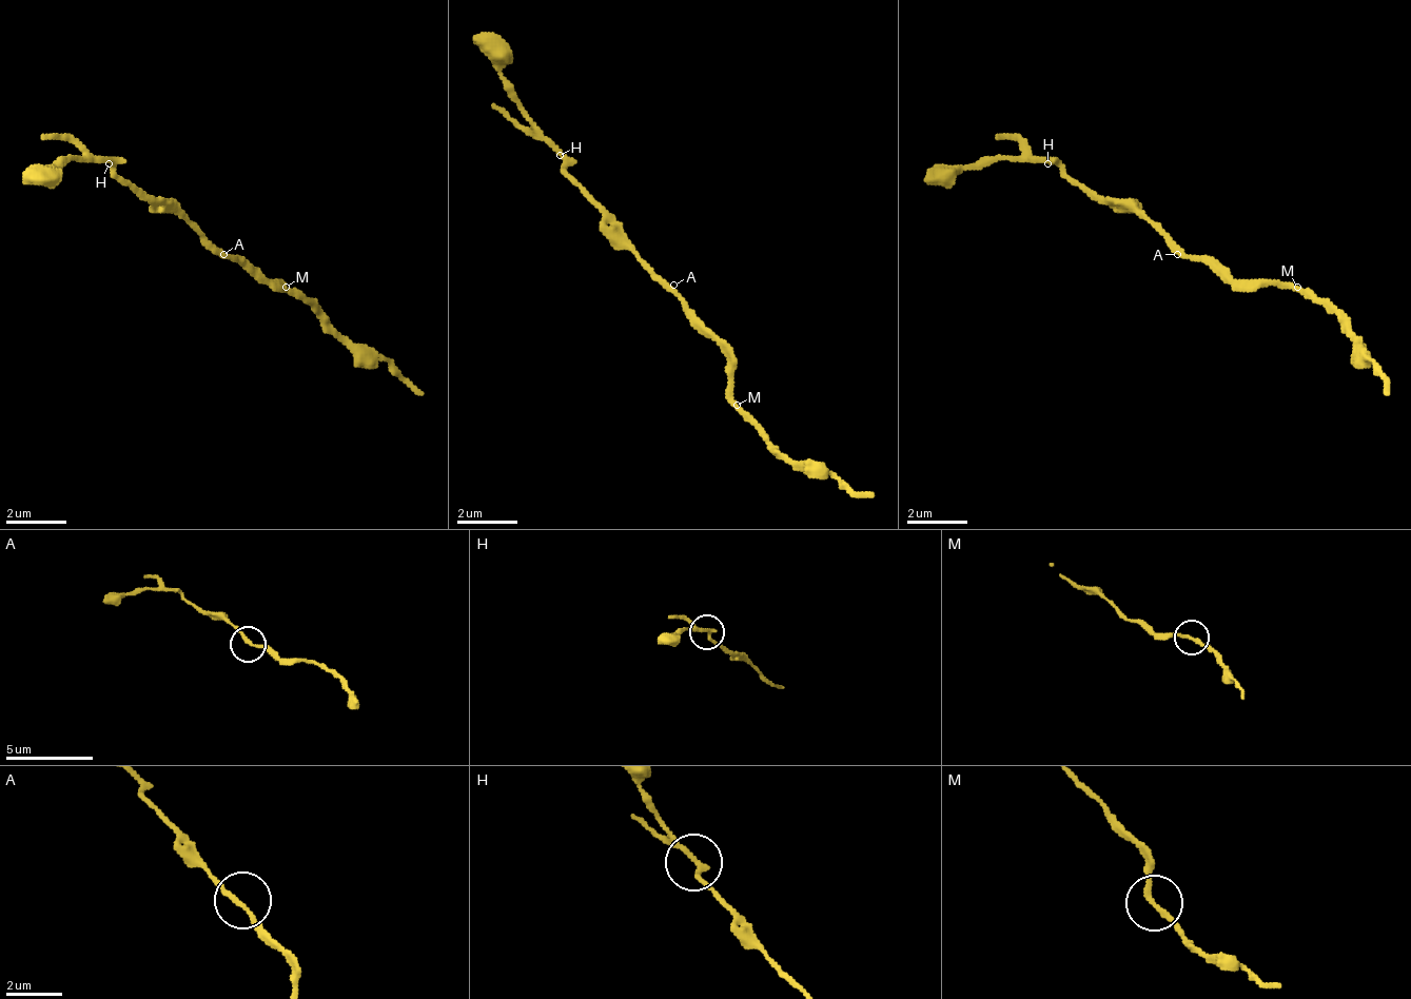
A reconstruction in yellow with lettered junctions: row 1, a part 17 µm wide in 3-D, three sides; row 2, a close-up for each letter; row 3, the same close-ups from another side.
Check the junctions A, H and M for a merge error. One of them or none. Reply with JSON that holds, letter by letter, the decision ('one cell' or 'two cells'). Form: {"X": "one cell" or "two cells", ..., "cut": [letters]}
{"A": "one cell", "H": "one cell", "M": "one cell", "cut": []}

